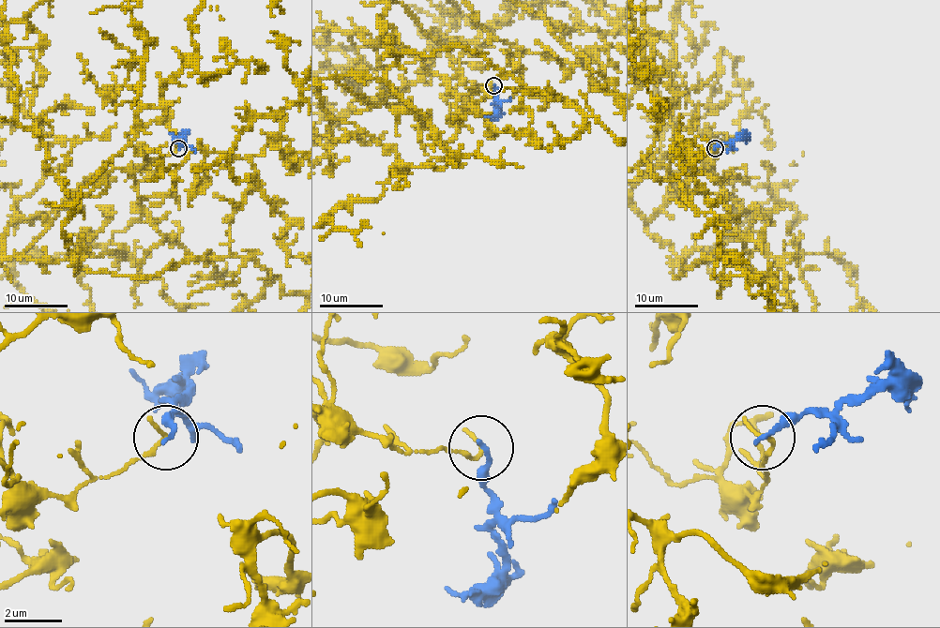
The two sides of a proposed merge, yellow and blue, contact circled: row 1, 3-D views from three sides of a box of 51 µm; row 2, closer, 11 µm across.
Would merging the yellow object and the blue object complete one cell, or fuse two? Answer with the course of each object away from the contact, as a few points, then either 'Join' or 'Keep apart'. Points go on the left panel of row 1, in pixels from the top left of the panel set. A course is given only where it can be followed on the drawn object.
Course of blue: (178, 148), (183, 137), (175, 137), (170, 132). Keep apart

